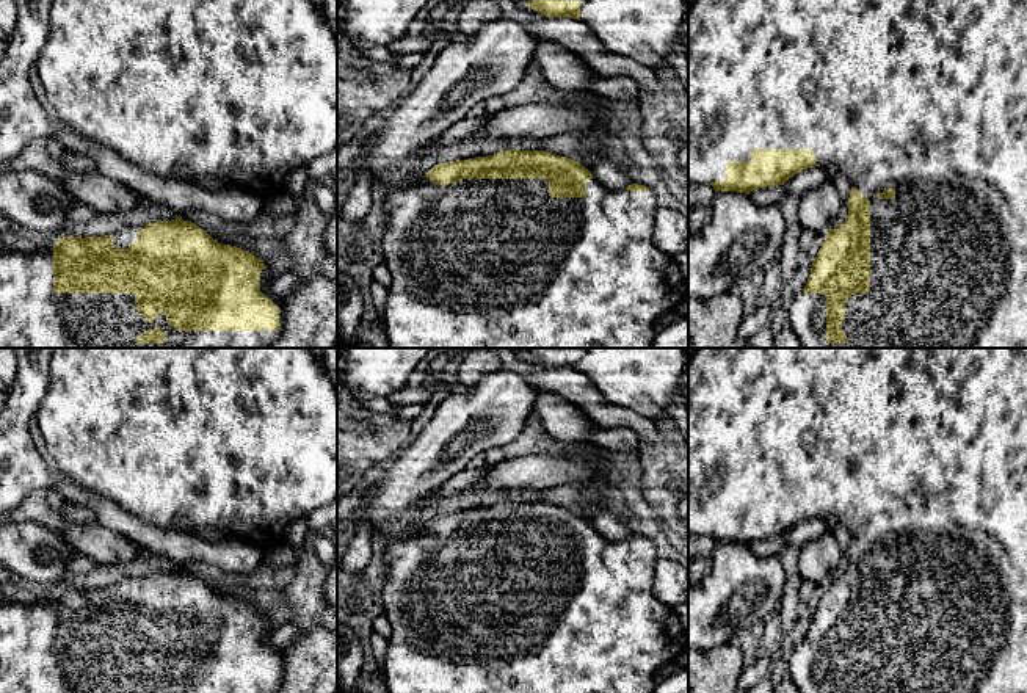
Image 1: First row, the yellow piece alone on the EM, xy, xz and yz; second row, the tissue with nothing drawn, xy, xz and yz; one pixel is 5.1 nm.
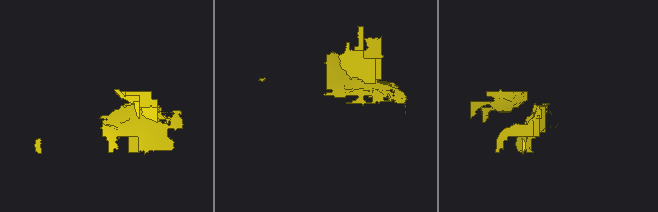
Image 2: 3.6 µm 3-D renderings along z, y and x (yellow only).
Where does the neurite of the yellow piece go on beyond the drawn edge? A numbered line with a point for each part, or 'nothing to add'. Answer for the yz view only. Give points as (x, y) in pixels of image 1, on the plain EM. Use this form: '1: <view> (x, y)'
1: yz (929, 446)

